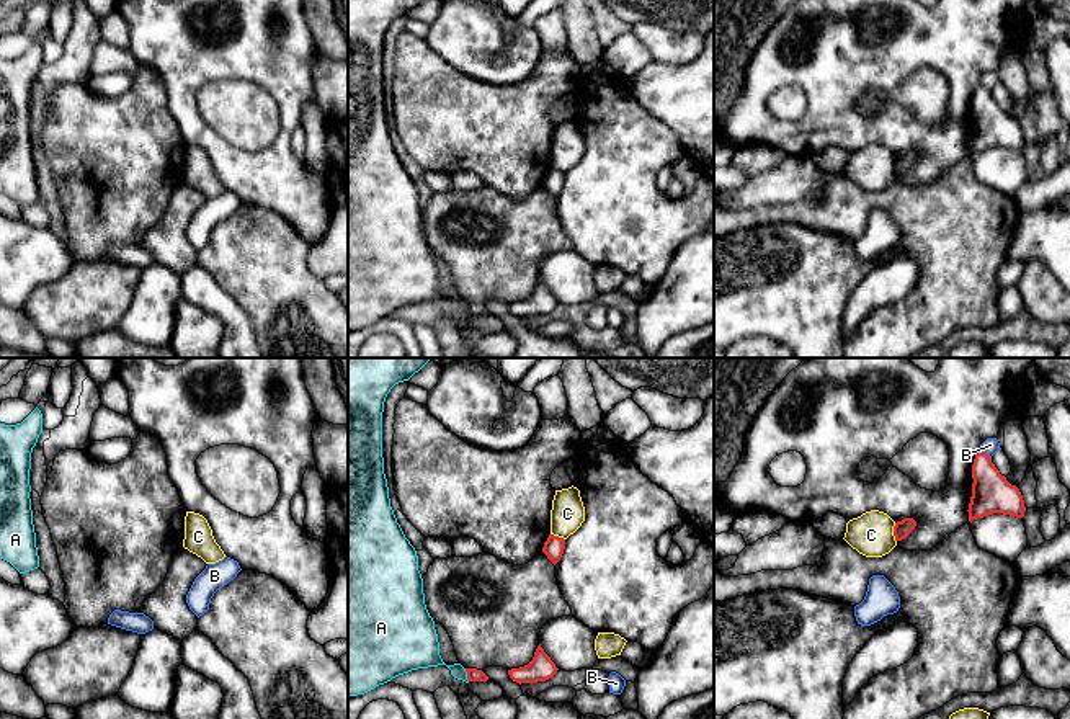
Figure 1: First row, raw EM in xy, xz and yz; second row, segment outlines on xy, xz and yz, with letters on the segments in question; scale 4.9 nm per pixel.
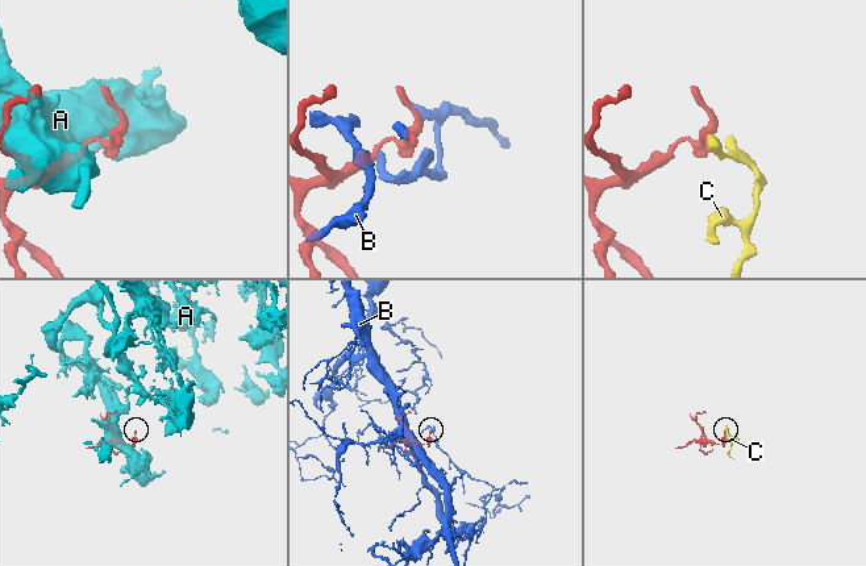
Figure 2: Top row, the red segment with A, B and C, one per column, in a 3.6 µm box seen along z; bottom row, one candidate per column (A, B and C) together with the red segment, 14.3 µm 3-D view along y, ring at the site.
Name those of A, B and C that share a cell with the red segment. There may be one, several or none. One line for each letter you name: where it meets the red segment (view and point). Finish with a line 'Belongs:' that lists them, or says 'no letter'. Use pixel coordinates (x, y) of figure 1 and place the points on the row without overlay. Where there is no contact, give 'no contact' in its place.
Belongs: no letter

